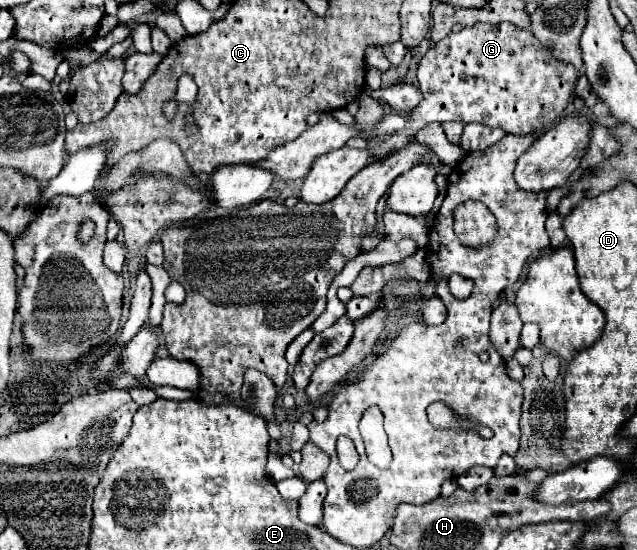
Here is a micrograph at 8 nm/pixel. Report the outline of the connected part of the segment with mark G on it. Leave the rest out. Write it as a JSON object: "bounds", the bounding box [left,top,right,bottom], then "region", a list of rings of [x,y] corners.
{"bounds":[373,22,577,160],"region":[[[501,22],[499,26],[475,24],[445,36],[421,58],[417,80],[423,100],[411,112],[409,124],[373,150],[373,160],[401,150],[429,122],[481,122],[515,136],[543,134],[563,118],[577,70],[573,64],[557,60],[533,32]]]}

